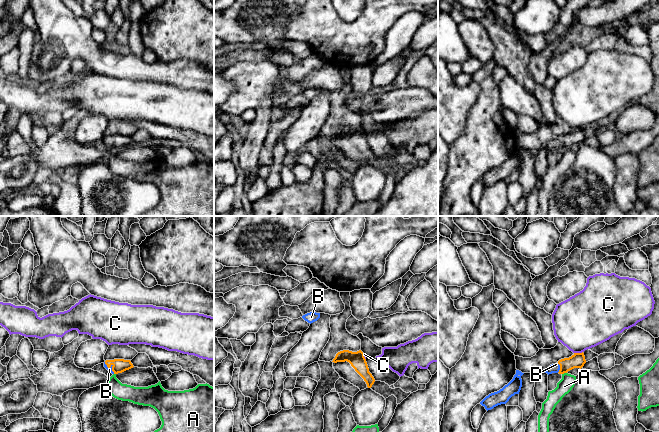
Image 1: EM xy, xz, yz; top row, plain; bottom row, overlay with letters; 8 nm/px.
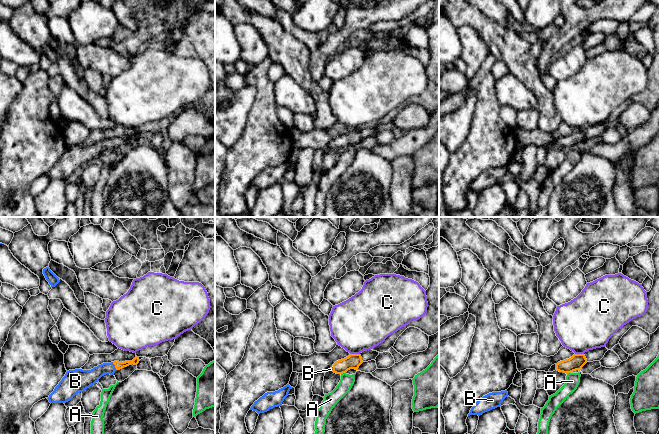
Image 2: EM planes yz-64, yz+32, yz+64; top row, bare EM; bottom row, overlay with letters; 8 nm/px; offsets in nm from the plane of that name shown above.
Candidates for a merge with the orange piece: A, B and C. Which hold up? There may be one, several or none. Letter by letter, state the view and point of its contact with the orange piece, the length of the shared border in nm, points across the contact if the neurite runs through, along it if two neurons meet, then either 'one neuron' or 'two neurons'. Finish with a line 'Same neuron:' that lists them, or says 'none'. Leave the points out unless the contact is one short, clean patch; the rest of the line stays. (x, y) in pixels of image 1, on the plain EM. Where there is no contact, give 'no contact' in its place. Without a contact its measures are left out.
A: meets orange in yz at (564, 148); contact 40 nm long; two neurons
B: meets orange in yz at (560, 144); contact 80 nm long; runs through yz (577, 136), (560, 144), (554, 144); one neuron
C: meets orange in yz at (578, 129); contact 70 nm long; two neurons
Same neuron: B

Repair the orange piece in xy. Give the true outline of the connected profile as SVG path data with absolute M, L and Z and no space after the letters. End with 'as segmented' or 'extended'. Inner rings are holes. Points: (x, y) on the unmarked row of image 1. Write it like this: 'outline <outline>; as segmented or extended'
outline M114 135L106 136L104 138L104 143L112 150L122 149L126 146L133 144L133 140L130 136L124 135Z; extended

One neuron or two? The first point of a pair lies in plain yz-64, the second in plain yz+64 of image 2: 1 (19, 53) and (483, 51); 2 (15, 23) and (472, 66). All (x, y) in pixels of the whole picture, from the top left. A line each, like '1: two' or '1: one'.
1: two
2: one

